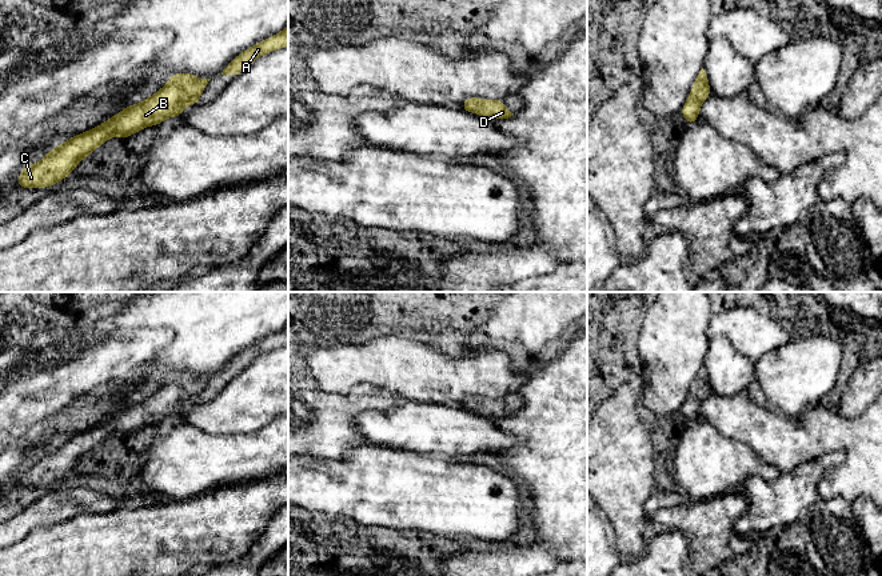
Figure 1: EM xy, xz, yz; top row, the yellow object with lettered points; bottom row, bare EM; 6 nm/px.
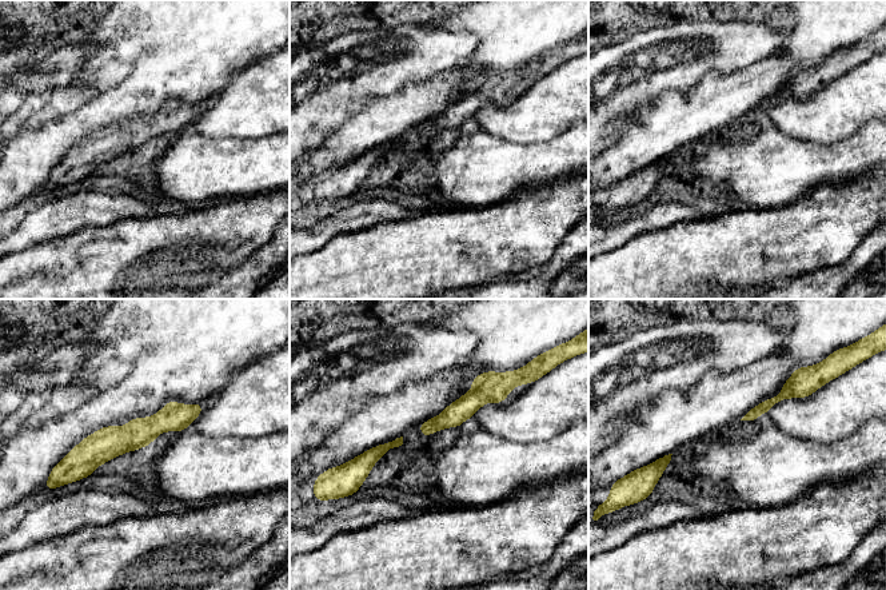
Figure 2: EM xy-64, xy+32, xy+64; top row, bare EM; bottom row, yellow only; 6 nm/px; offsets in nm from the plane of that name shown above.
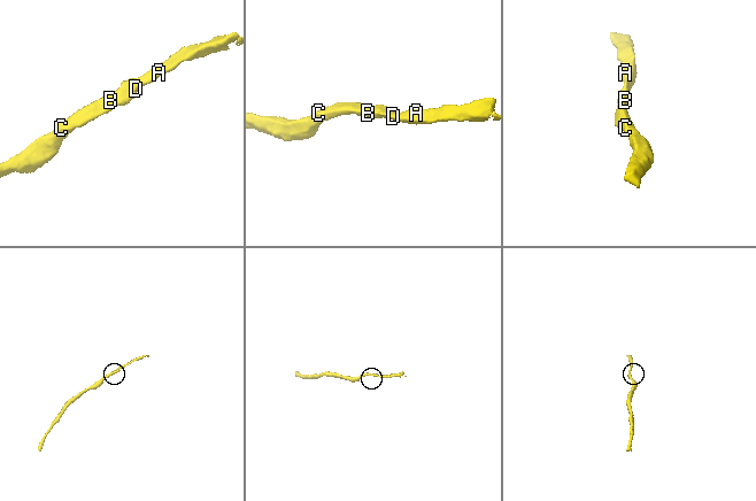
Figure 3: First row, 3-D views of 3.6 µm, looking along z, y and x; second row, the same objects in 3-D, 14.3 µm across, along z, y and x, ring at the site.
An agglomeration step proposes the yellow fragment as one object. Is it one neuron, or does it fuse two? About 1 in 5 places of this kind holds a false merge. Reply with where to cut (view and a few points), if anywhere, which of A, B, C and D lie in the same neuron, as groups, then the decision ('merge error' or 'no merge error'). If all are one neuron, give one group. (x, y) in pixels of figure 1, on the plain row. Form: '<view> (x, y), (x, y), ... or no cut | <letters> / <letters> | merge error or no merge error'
no cut | A B C D | no merge error

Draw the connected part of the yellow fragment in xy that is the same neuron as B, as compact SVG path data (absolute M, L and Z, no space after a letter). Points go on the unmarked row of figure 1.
M191 372L171 373L168 381L151 396L128 404L105 421L55 445L37 463L24 465L17 487L52 485L65 477L84 456L109 436L119 435L124 439L144 425L159 424L164 417L181 416L185 404L199 403L199 395L209 379Z

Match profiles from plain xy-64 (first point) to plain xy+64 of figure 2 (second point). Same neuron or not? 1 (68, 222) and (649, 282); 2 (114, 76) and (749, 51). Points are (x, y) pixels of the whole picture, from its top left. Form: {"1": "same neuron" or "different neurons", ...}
{"1": "different neurons", "2": "same neuron"}

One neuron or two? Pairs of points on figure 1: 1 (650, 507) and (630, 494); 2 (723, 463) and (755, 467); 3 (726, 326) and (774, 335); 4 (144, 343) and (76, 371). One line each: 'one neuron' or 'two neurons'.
1: two neurons
2: one neuron
3: one neuron
4: one neuron

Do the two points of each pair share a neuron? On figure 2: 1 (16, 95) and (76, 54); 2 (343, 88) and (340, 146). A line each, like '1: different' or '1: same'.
1: same
2: different

